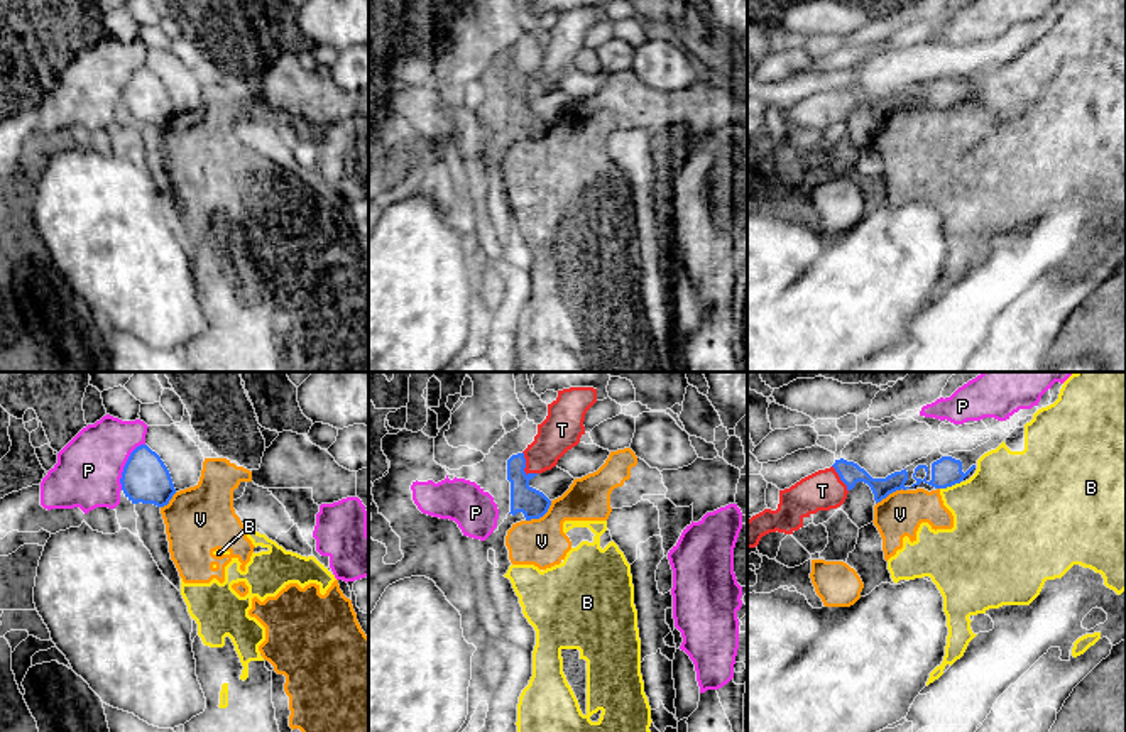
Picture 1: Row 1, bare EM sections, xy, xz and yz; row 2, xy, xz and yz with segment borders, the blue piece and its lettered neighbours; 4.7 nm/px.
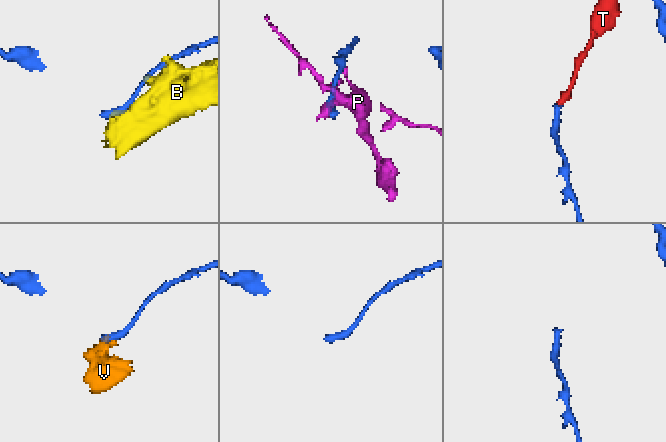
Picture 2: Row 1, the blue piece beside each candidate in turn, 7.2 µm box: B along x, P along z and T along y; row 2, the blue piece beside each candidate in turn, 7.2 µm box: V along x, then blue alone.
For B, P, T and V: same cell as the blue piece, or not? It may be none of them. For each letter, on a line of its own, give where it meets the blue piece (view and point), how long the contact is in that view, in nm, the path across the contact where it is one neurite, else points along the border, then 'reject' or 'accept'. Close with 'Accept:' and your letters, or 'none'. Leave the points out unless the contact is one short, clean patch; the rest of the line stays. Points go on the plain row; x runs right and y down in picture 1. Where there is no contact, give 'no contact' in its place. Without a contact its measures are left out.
B: contact yz (951, 107); length 110 nm; reject
P: contact xy (125, 87); length 260 nm; reject
T: contact xz (524, 88); length 130 nm; way xz (531, 124), (523, 115), (524, 88), (562, 51); accept
V: contact xz (541, 137); length 160 nm; reject
Accept: T

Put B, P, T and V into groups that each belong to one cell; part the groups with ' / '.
B V / P / T

